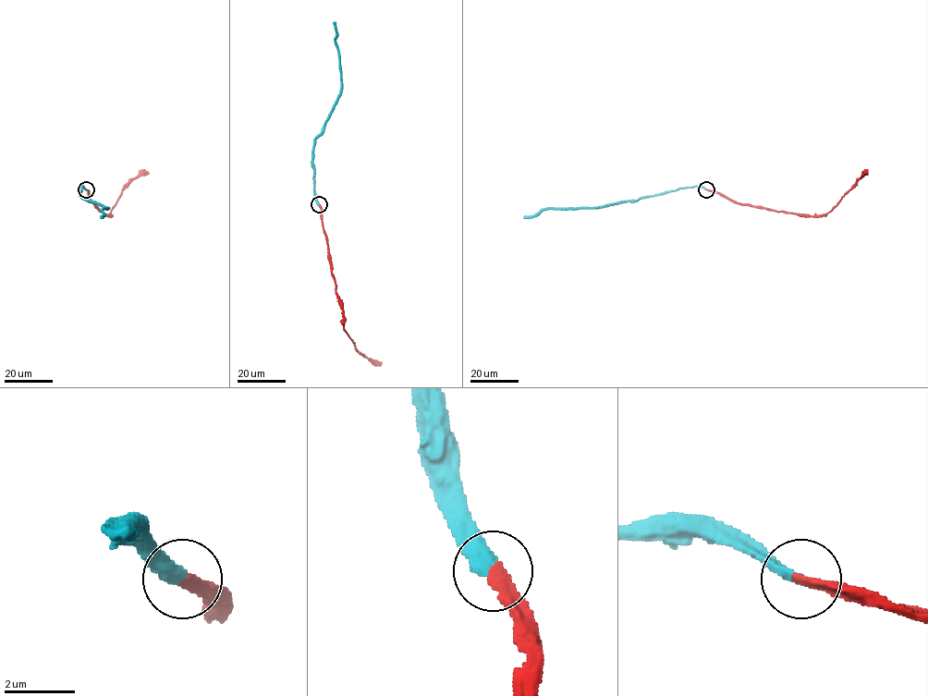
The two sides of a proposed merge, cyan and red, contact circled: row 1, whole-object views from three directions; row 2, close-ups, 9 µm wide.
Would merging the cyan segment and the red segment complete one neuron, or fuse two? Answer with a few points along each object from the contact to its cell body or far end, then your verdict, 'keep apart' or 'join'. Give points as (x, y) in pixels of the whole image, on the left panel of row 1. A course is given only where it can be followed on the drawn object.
cyan via (85, 189), (81, 187), (82, 197), (108, 207), (103, 210), (100, 217) | red via (86, 189), (99, 210), (110, 216), (122, 190), (132, 179), (148, 172) | join

